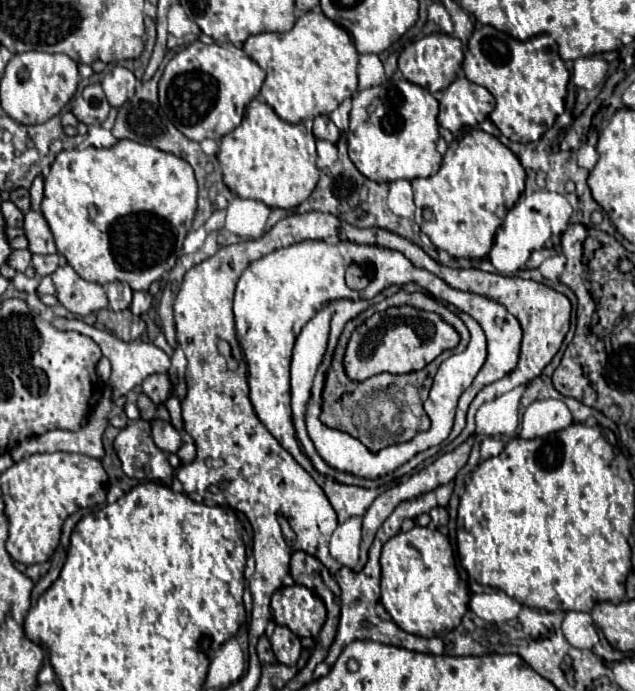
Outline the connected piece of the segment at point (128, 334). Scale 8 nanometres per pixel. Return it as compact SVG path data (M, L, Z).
M100 309L96 313L98 323L110 329L116 337L122 341L132 341L140 337L146 331L145 322L131 313L129 309L114 313L110 309Z

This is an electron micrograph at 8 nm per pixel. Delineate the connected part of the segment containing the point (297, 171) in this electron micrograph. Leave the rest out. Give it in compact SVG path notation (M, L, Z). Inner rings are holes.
M258 99L250 101L246 107L246 115L242 123L220 141L218 151L218 163L224 175L224 183L244 199L256 199L266 203L268 207L278 209L292 209L308 199L308 195L314 191L320 171L316 167L316 139L312 131L308 131L304 125L292 125L284 119L280 119L274 109L268 103L262 103Z

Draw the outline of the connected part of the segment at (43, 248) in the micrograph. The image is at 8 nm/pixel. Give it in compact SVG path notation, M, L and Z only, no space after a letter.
M28 211L24 215L24 231L26 231L26 239L30 243L28 249L32 253L38 253L38 255L56 253L52 231L50 231L50 227L48 227L48 223L46 223L42 213Z

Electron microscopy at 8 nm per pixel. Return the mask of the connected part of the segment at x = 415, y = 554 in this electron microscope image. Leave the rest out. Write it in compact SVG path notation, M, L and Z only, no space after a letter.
M420 525L406 533L400 531L384 543L380 565L380 601L400 629L418 637L440 637L458 627L468 611L470 591L456 571L450 541L440 531Z

